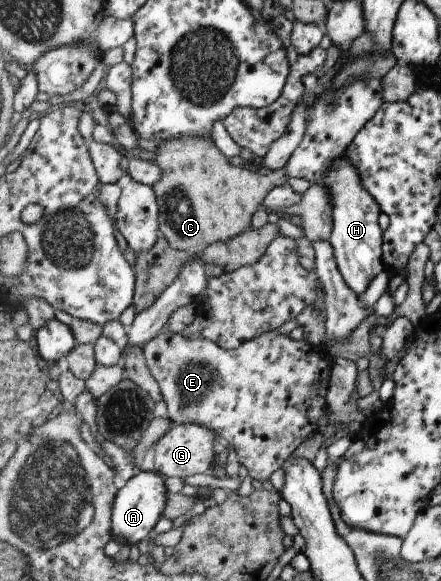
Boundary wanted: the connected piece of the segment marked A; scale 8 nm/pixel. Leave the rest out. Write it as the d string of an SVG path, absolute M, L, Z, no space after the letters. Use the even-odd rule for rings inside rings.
M156 471L137 472L134 478L121 485L113 506L112 541L131 547L146 539L154 527L162 520L168 503L168 487L165 477Z

